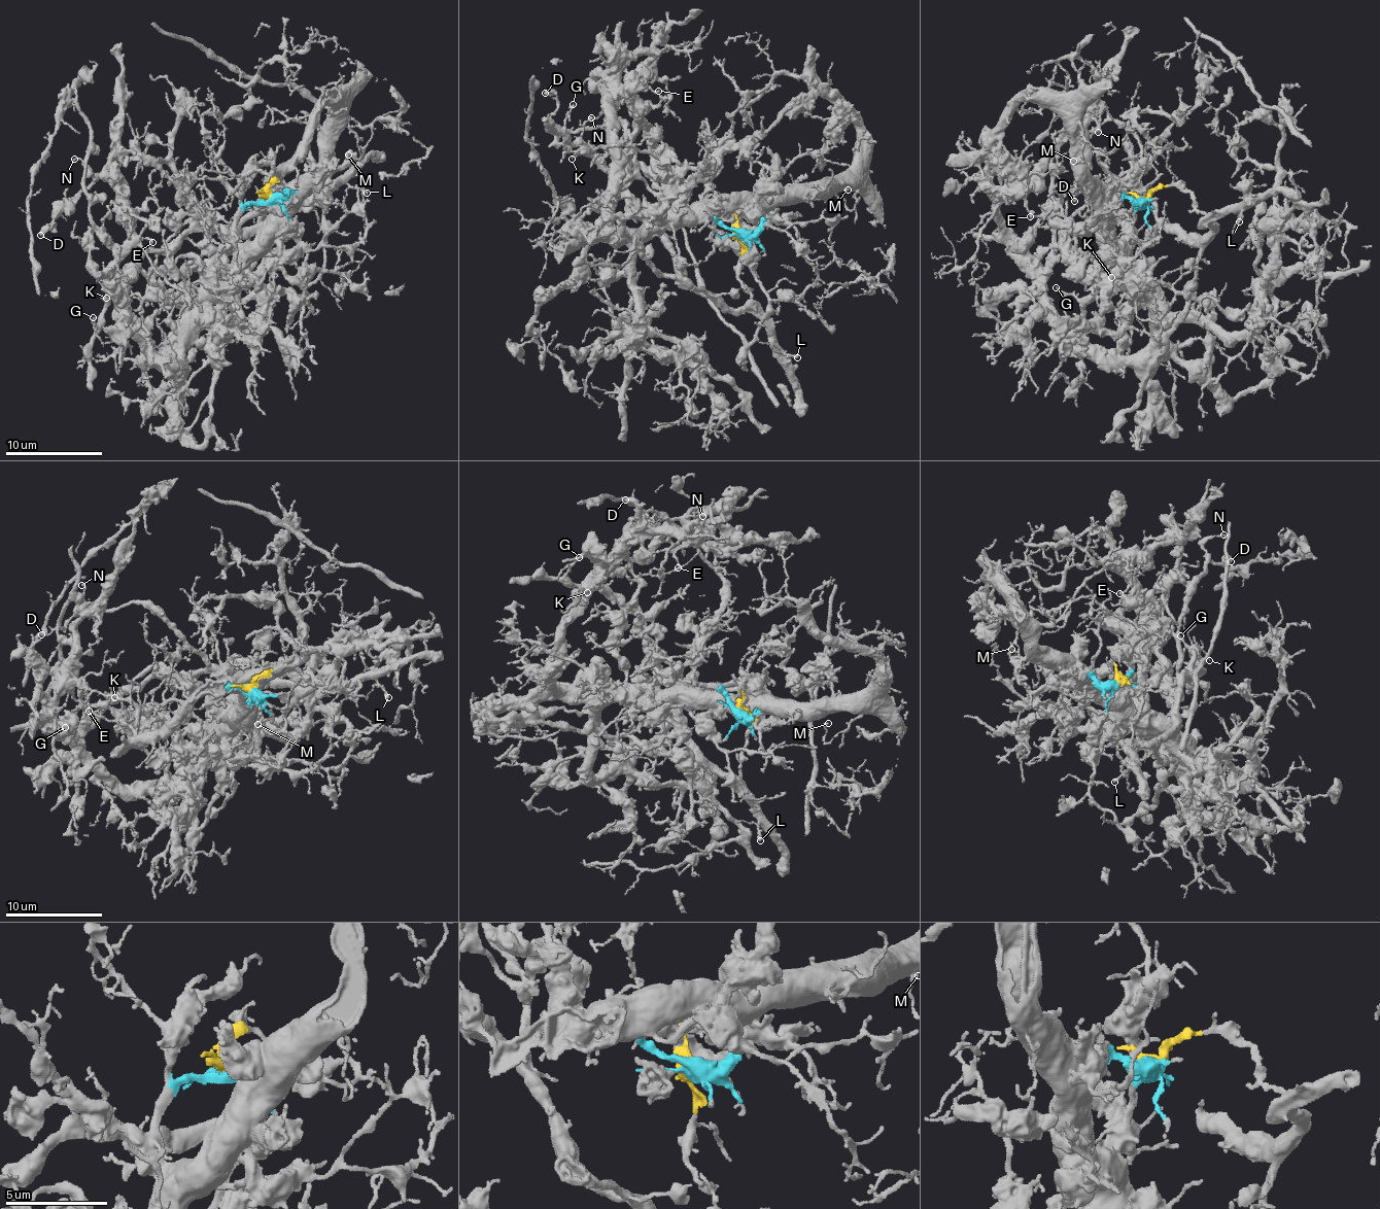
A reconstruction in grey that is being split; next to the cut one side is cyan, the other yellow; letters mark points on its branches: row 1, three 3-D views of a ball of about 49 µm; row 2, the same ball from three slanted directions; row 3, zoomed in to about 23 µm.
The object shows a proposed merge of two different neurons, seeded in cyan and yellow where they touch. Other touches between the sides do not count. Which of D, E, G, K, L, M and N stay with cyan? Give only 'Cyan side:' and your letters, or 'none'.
Cyan side: E, M

